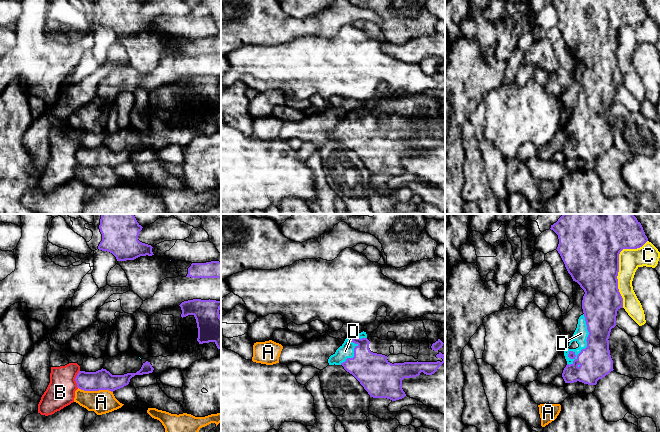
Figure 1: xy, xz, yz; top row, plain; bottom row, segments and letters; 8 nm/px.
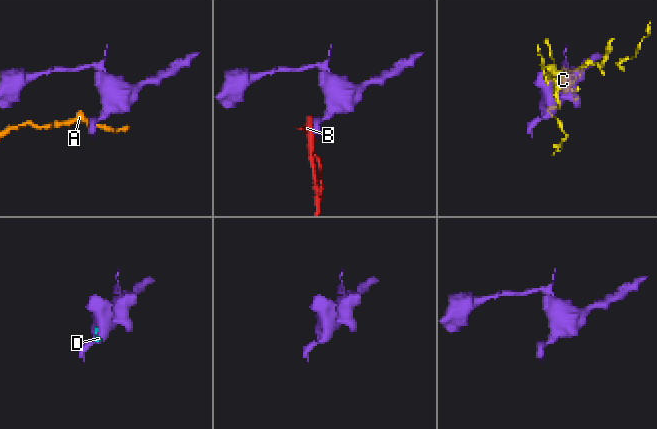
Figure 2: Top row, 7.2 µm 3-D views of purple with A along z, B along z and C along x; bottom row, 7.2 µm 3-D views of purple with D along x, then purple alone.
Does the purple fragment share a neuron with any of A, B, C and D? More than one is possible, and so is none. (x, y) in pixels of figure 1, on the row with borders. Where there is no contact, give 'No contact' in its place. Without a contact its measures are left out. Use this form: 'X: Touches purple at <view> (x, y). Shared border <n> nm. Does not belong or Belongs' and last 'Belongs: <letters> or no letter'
A: Touches purple at xy (95, 390). Shared border 280 nm. Does not belong
B: Touches purple at xy (75, 379). Shared border 140 nm. Does not belong
C: Touches purple at yz (618, 266). Shared border 600 nm. Does not belong
D: Touches purple at yz (586, 340). Shared border 440 nm. Belongs
Belongs: D

